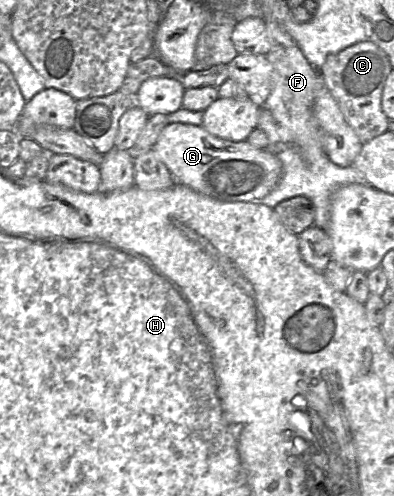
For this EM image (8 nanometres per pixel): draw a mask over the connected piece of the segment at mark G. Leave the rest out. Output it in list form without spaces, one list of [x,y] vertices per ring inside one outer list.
[[[169,123],[163,128],[152,150],[161,160],[175,183],[183,184],[203,195],[222,201],[253,201],[267,196],[279,183],[282,176],[282,163],[266,149],[256,148],[247,140],[230,141],[212,135],[202,125],[195,126],[184,123]]]

